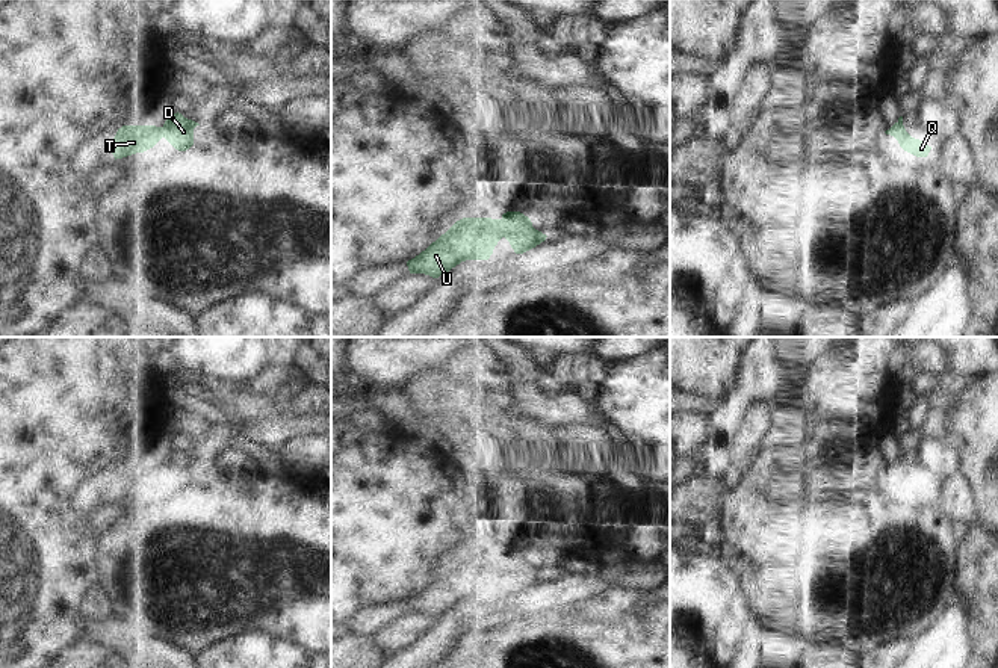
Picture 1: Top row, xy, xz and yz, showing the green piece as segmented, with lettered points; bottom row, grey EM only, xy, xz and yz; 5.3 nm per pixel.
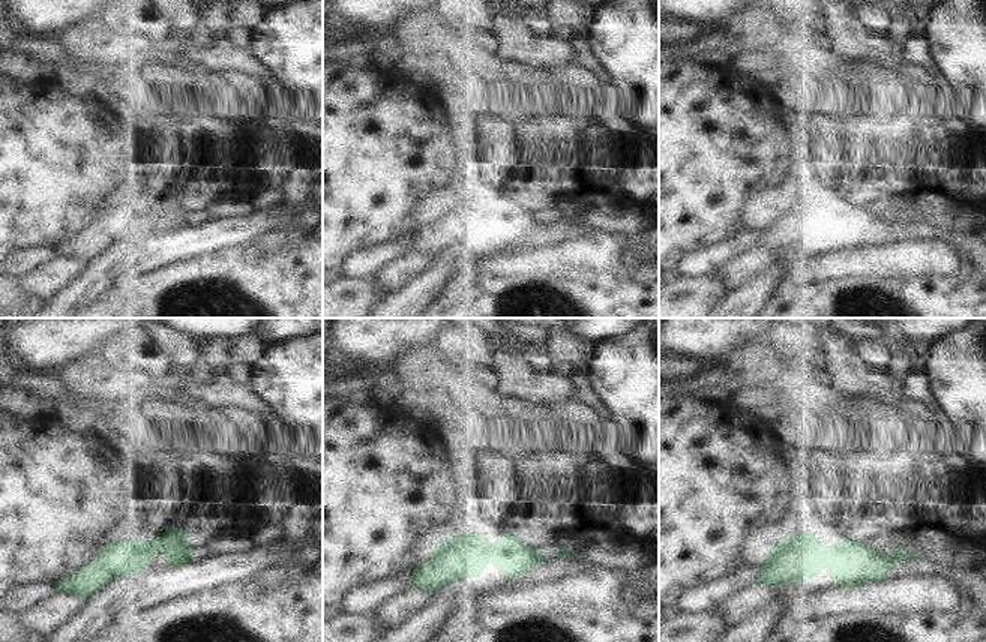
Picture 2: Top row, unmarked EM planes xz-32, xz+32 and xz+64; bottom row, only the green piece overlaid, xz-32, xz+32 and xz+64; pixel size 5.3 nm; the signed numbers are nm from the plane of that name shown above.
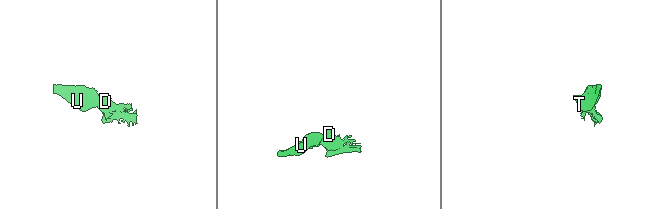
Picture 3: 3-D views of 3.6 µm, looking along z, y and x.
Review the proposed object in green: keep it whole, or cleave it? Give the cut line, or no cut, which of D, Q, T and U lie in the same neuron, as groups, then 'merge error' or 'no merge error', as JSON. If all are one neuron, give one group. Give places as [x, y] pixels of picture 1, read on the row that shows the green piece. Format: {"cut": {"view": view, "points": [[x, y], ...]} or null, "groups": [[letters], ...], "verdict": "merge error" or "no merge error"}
{"cut": null, "groups": [["D", "Q", "T", "U"]], "verdict": "no merge error"}

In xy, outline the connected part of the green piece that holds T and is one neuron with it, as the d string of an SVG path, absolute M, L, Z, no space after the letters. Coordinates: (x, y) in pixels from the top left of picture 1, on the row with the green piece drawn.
M171 113L162 127L156 125L122 125L110 142L112 154L122 159L153 148L165 138L175 150L186 151L194 145L194 128L198 122L181 113Z

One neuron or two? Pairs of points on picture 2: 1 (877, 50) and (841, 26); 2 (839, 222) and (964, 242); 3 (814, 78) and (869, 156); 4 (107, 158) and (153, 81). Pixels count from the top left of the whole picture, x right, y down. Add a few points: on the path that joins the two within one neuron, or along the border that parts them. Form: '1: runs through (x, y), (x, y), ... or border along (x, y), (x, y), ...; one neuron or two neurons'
1: runs through (868, 45), (850, 35); one neuron
2: runs through (871, 224), (902, 224), (932, 231); one neuron
3: runs through (833, 98), (869, 137); one neuron
4: border along (140, 102), (159, 125); two neurons

